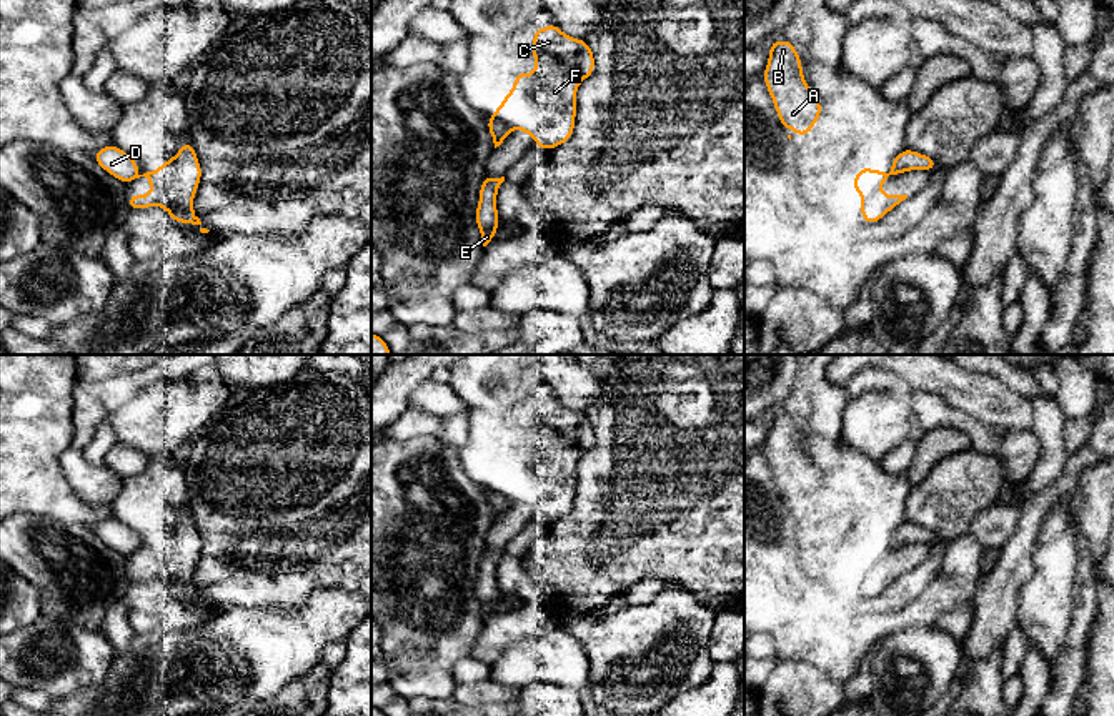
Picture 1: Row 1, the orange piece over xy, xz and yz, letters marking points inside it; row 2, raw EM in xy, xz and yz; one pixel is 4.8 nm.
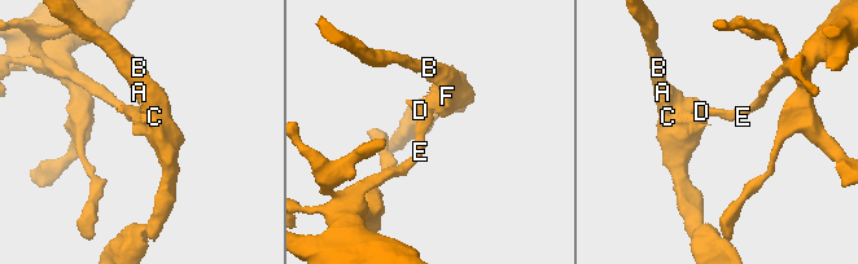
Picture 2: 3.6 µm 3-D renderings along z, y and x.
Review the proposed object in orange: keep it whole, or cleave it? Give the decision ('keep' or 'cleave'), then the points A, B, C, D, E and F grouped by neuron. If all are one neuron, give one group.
cleave; A B C F / D E

